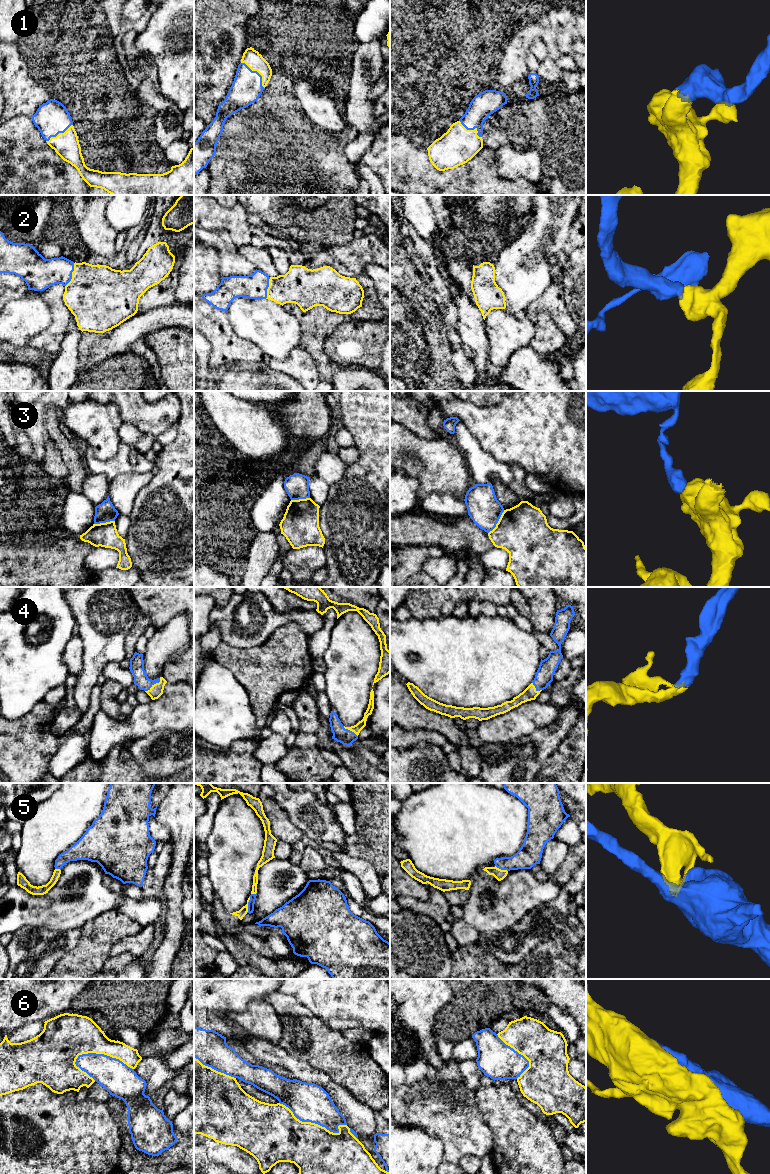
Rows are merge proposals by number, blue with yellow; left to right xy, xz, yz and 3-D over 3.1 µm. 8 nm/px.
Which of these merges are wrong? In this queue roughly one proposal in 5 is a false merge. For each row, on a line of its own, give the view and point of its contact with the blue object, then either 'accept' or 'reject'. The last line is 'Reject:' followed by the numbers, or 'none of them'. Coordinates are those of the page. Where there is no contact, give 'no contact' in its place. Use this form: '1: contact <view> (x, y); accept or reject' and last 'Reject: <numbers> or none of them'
1: contact xz (257, 72); accept
2: contact xy (71, 275); accept
3: contact yz (497, 522); reject
4: contact xy (153, 684); accept
5: contact xz (248, 904); reject
6: contact xy (103, 1054); reject
Reject: 3, 5, 6

